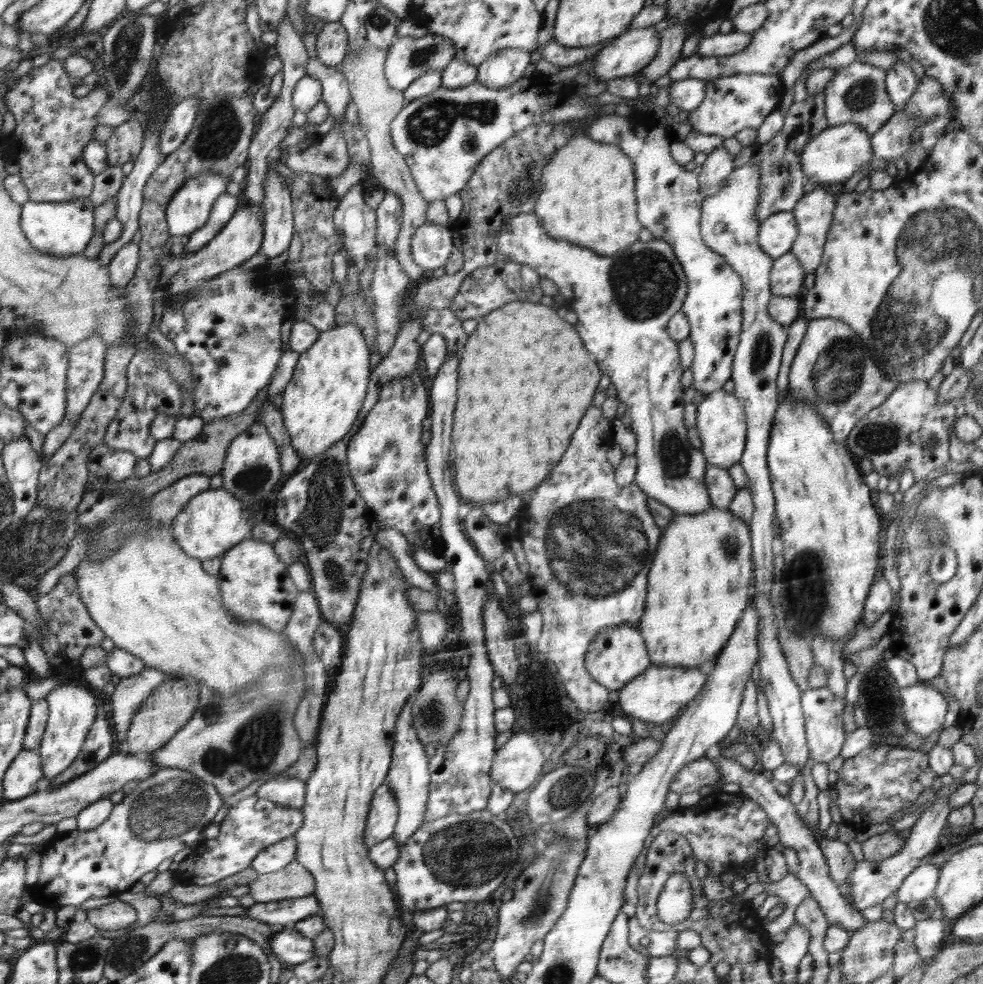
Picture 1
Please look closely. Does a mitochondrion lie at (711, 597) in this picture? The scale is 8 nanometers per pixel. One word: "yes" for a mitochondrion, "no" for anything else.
no

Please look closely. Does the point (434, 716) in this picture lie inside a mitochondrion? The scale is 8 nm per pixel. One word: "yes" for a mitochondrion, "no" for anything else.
yes

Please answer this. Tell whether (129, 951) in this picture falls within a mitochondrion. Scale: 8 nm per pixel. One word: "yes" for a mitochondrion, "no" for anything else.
yes

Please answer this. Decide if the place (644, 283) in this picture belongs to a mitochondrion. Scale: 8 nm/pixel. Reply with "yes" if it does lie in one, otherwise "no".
yes

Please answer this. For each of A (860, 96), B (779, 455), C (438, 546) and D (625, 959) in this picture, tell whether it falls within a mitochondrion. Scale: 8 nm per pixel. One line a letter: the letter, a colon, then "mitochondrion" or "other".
A: mitochondrion
B: other
C: other
D: mitochondrion

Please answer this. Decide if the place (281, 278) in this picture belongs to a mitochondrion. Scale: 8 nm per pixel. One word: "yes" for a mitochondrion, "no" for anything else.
no

